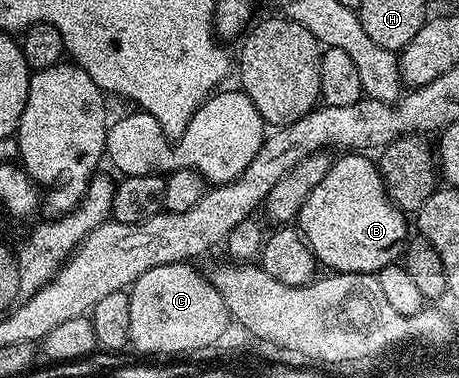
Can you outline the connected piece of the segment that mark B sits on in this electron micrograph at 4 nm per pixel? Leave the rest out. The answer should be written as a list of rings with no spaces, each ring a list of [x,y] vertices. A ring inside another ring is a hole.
[[[347,151],[336,156],[331,162],[329,175],[313,187],[309,199],[305,199],[305,207],[301,207],[297,218],[297,229],[307,240],[311,253],[315,256],[324,270],[336,273],[373,273],[387,265],[396,264],[402,258],[403,251],[407,247],[409,232],[407,233],[407,221],[402,209],[398,209],[391,196],[387,194],[387,188],[383,182],[383,176],[379,173],[378,164],[371,161],[370,156],[359,151]]]

